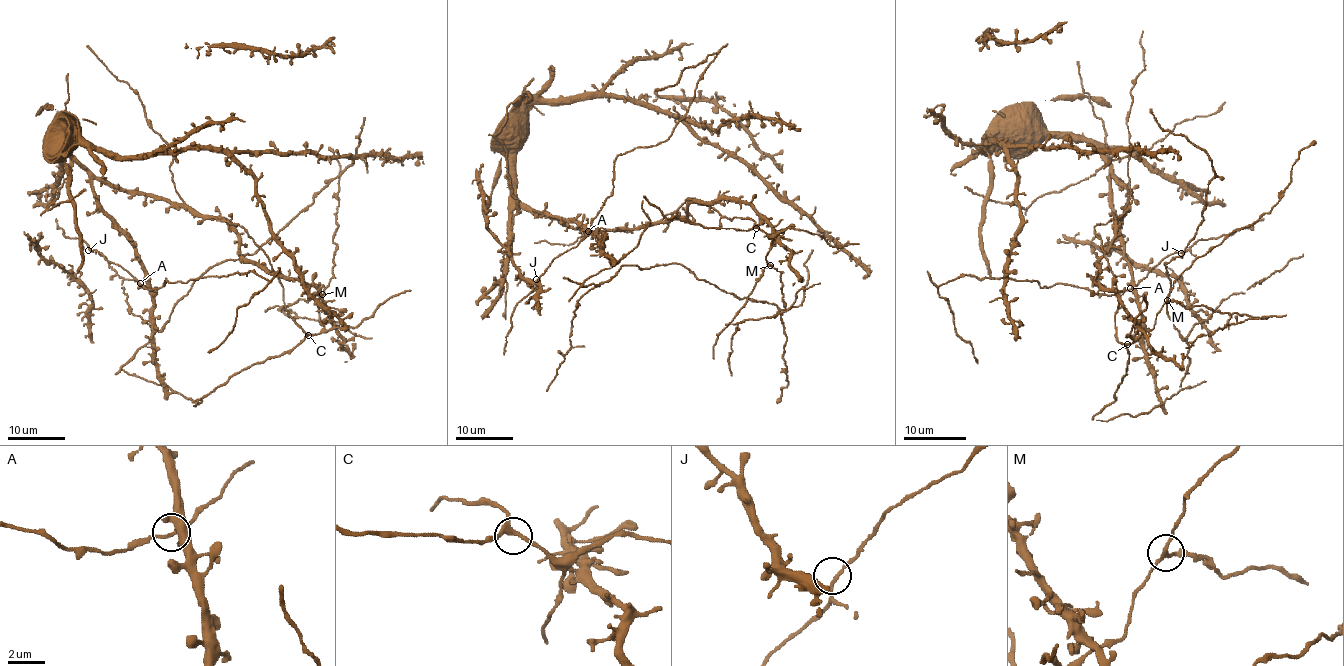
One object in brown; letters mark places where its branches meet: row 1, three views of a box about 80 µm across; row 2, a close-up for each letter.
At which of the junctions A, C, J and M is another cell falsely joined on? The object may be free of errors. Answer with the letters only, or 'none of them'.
M

